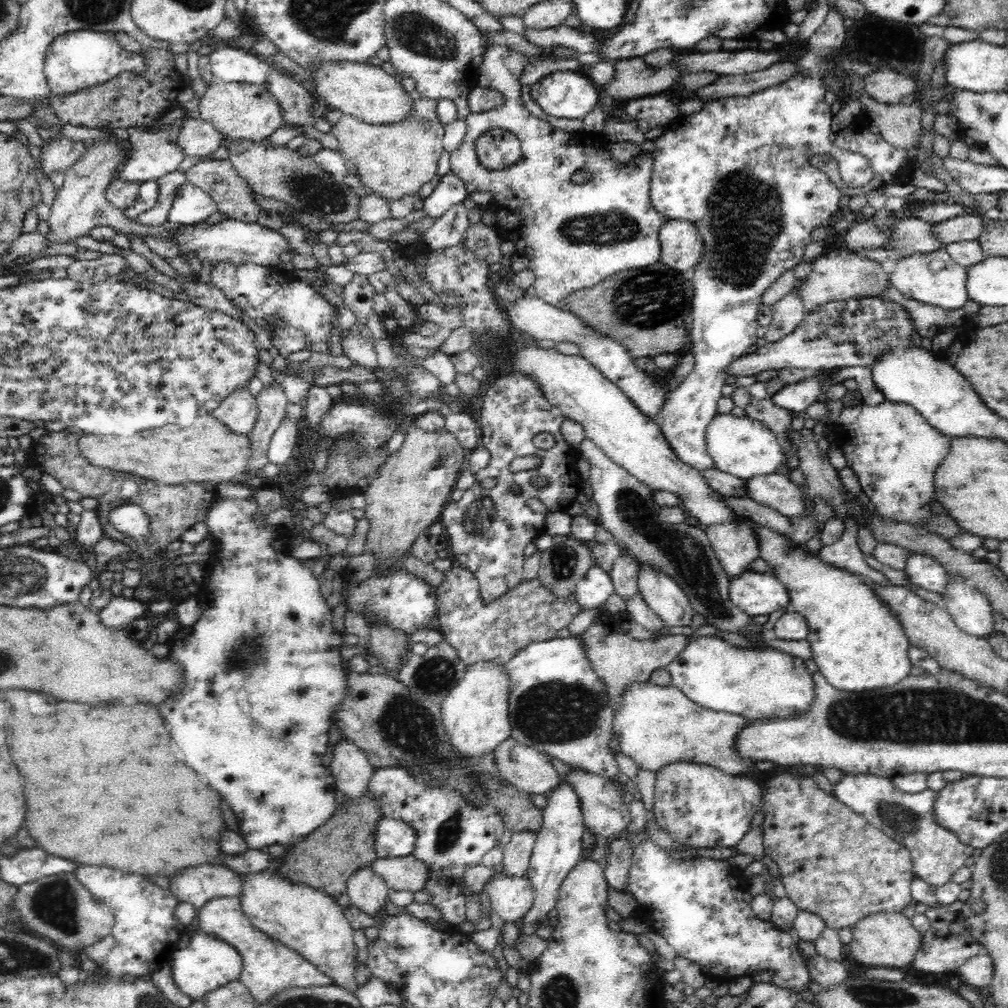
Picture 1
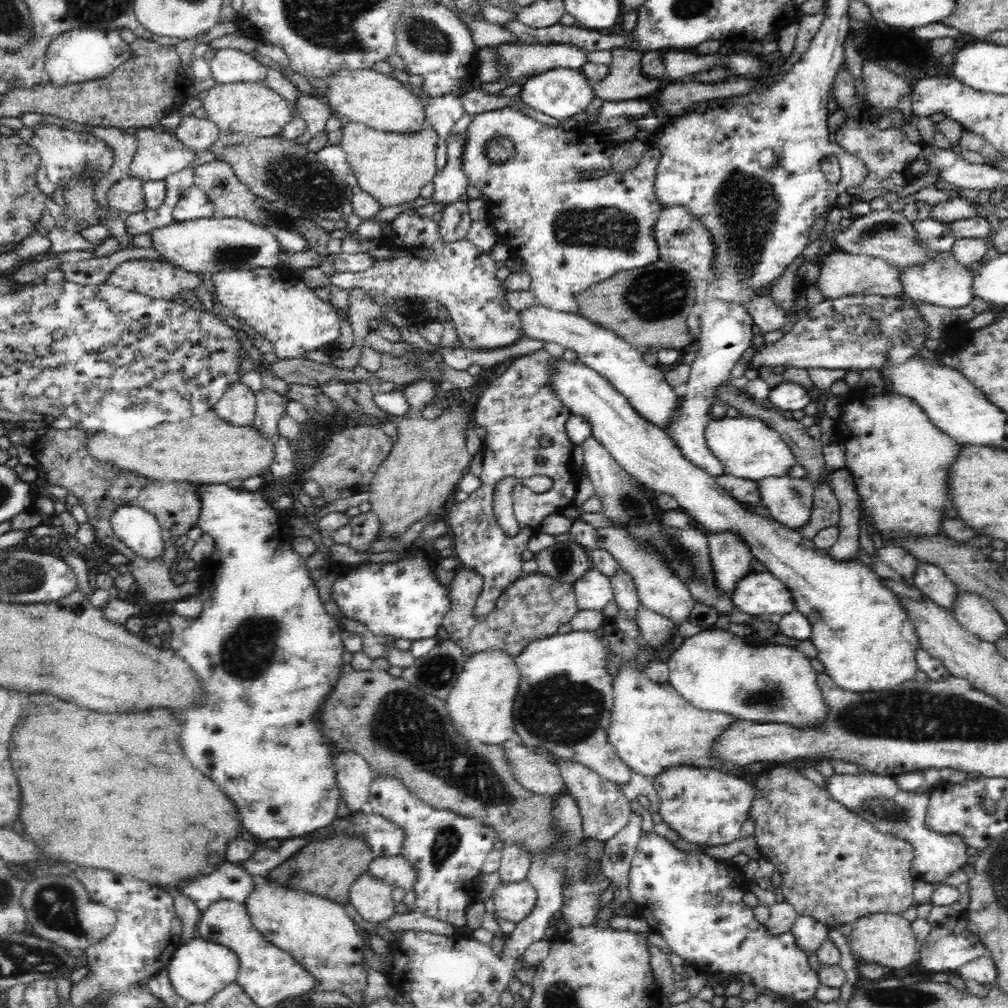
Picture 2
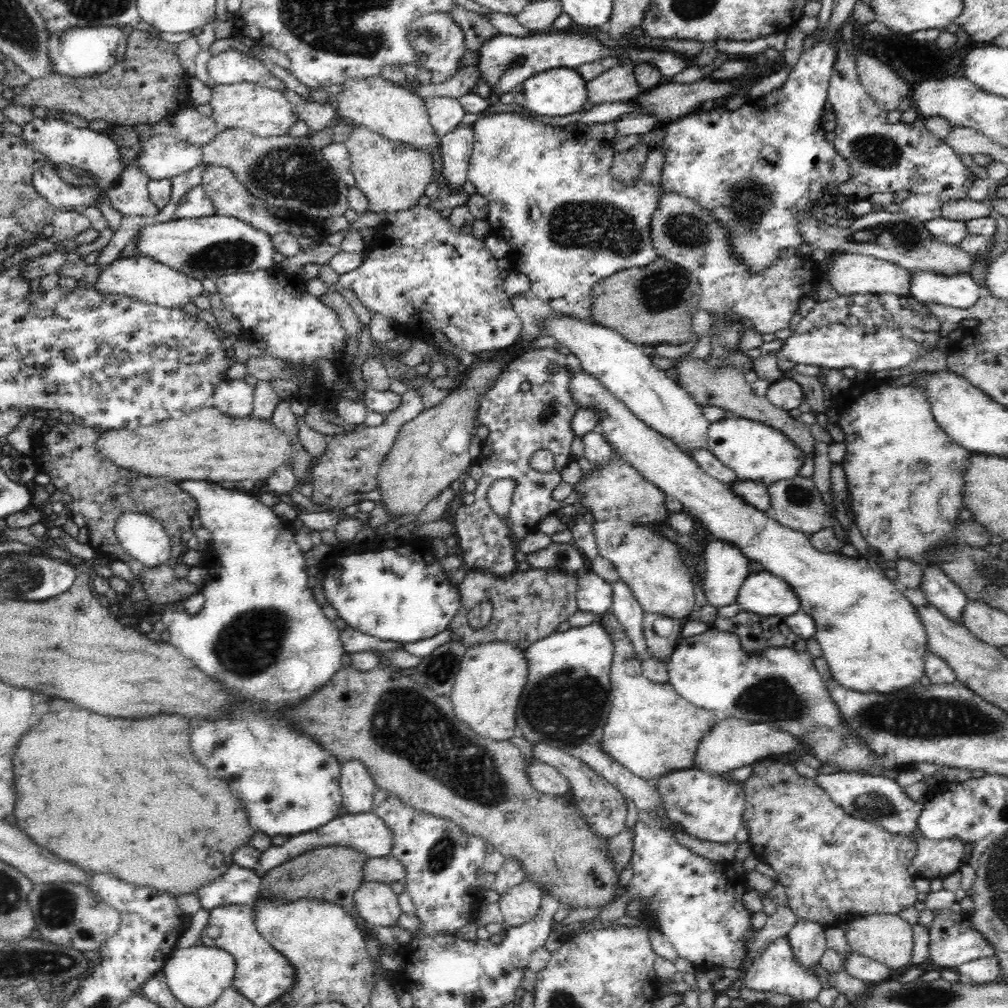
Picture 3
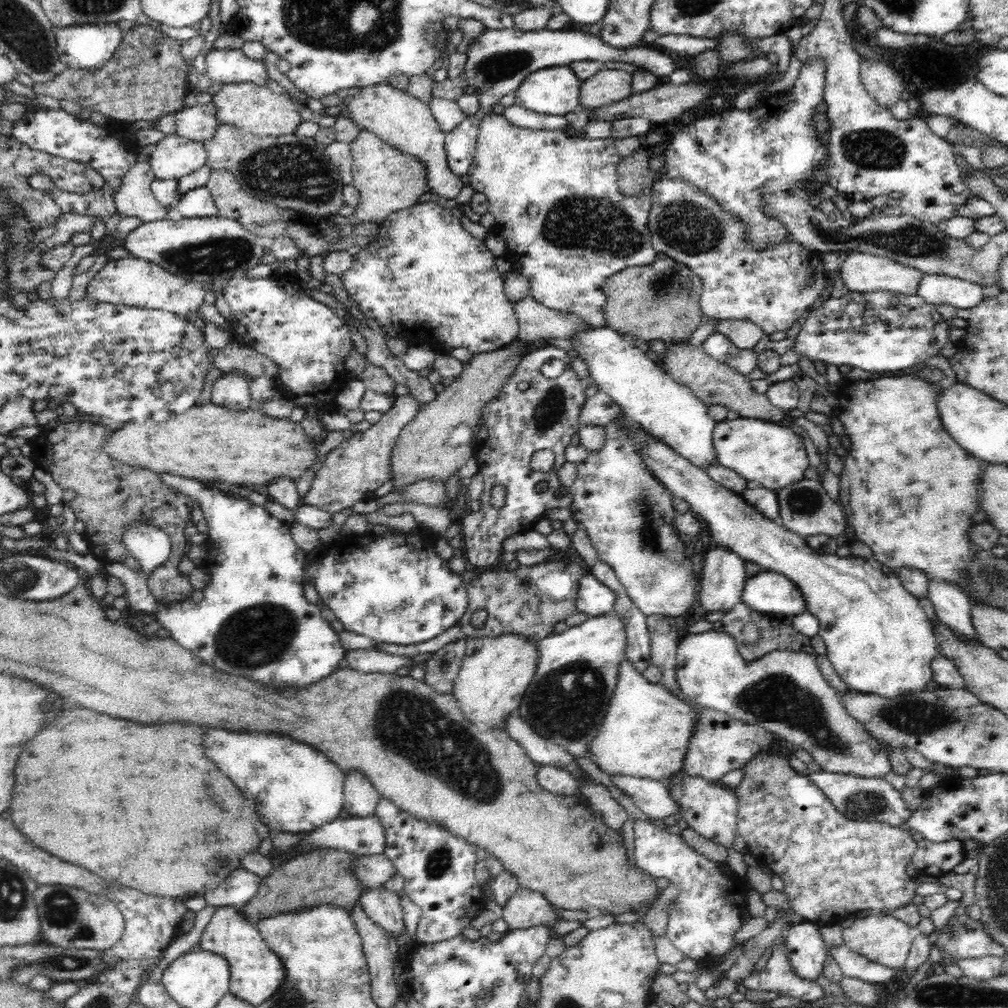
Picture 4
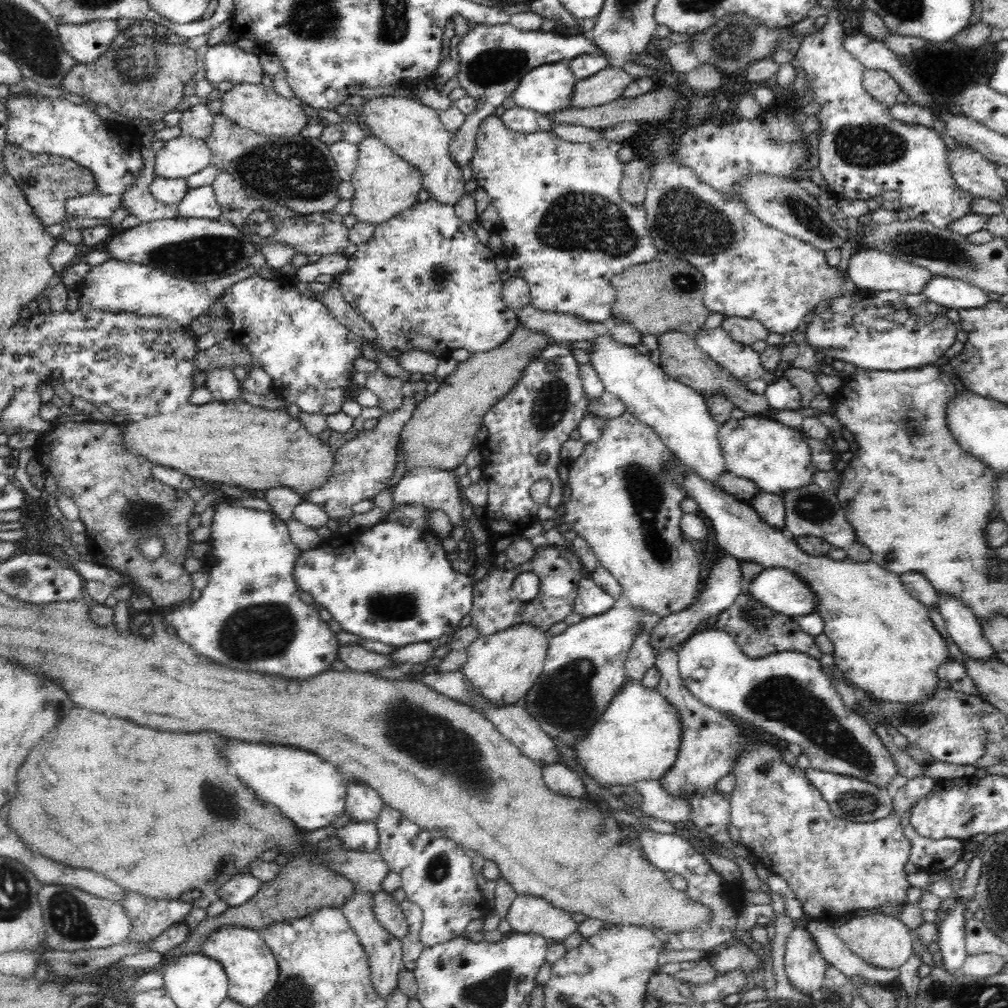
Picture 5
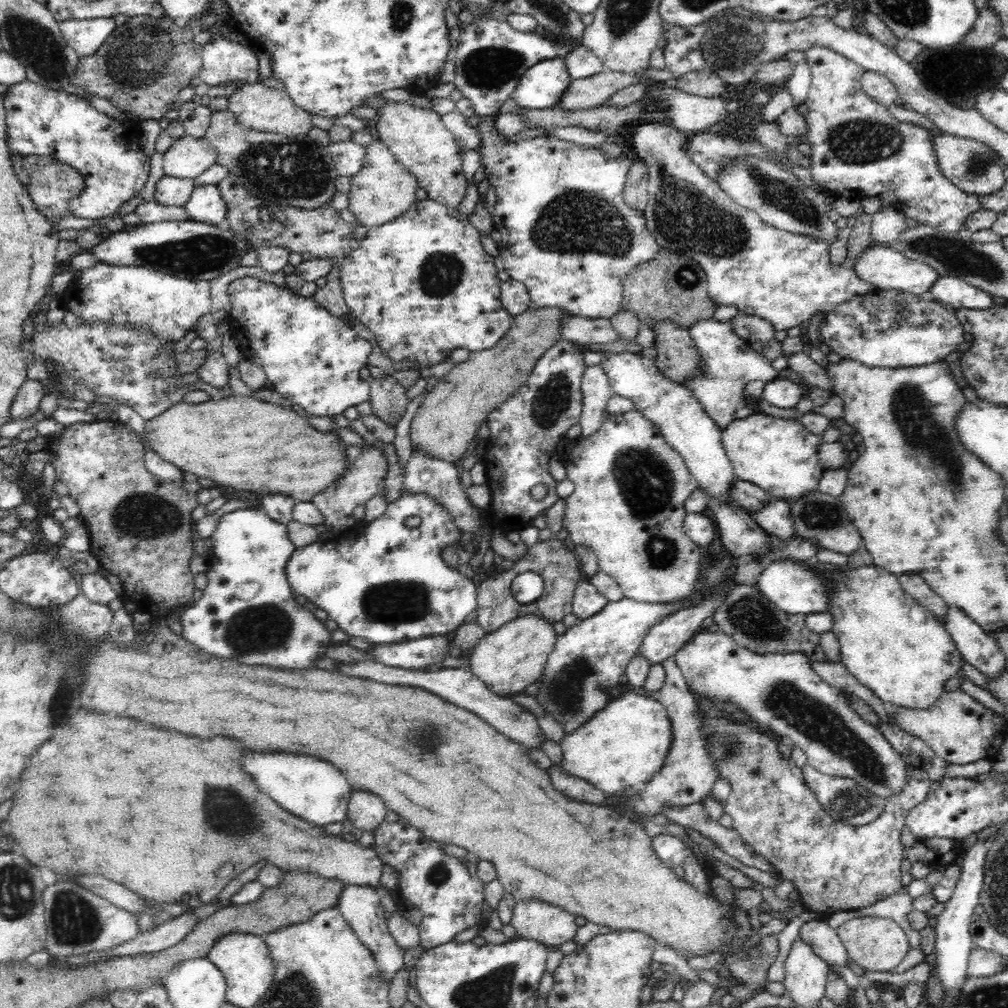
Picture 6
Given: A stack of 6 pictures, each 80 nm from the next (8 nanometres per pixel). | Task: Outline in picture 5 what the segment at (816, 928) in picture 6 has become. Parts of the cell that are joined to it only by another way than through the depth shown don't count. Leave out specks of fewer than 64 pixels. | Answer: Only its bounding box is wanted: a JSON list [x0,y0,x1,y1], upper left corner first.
[804,920,900,985]

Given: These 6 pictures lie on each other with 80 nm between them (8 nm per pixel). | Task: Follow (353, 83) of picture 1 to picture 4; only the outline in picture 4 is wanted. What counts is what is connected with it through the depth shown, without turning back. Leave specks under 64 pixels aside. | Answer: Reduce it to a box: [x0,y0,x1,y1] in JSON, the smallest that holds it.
[346,83,464,200]

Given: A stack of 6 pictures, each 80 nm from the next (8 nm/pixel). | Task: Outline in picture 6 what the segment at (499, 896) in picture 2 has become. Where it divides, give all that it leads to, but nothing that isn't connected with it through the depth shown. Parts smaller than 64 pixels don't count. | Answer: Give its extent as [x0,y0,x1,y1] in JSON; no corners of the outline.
[511,899,577,949]

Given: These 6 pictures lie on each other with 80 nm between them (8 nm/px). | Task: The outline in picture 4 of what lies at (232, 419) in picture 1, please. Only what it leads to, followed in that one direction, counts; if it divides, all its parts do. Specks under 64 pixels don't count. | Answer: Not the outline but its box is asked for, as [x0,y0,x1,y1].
[211,373,254,409]

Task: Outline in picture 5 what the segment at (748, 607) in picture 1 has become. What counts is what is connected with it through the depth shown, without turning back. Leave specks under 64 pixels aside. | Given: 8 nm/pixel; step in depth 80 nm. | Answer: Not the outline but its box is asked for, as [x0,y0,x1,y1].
[746,569,815,617]

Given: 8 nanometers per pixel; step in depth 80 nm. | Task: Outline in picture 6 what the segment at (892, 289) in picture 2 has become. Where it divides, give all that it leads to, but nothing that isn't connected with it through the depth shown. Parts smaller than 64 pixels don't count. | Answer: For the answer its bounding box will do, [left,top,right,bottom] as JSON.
[854,246,938,294]

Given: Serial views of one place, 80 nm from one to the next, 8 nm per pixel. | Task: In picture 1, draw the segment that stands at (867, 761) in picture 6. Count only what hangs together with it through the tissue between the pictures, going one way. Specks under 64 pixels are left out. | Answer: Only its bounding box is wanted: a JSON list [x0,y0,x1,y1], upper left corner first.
[667,635,813,721]

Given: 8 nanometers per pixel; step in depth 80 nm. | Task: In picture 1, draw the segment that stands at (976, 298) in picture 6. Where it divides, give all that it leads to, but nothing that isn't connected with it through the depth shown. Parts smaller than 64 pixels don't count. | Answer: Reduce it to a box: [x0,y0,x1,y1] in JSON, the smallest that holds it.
[890,249,969,310]

